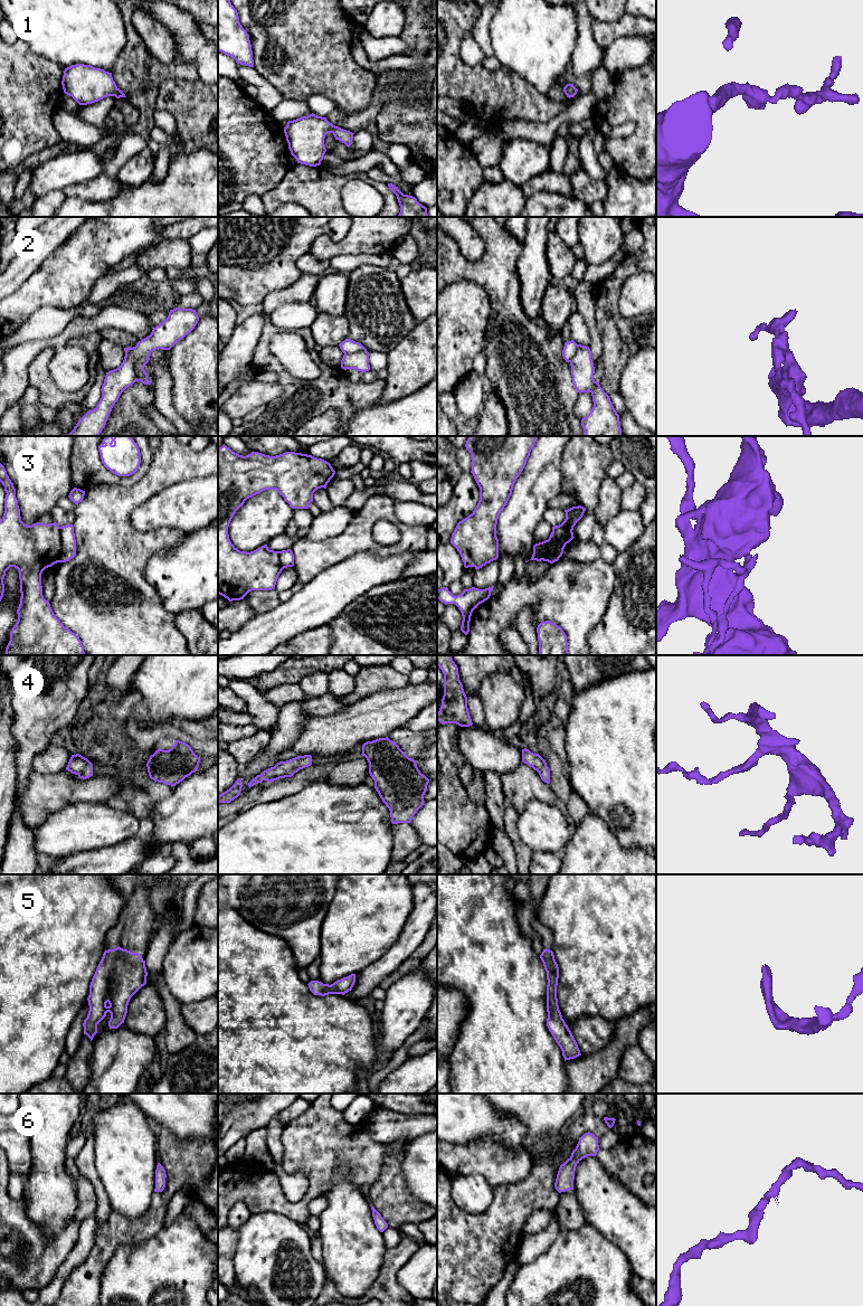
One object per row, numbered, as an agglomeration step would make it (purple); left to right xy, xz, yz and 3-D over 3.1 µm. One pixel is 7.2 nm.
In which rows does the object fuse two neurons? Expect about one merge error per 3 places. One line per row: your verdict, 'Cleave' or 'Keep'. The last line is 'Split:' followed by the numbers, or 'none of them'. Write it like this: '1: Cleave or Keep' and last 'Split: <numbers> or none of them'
1: Keep
2: Cleave
3: Cleave
4: Keep
5: Keep
6: Keep
Split: 2, 3

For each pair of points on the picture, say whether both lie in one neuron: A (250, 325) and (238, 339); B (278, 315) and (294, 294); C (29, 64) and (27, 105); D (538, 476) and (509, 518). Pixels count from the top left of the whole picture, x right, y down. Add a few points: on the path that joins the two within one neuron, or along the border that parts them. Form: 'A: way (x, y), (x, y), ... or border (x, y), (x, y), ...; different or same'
A: way (248, 329), (242, 336); same
B: border (312, 300), (283, 303), (269, 314); different
C: way (27, 74), (27, 95); same
D: way (537, 486), (533, 493), (519, 508); same

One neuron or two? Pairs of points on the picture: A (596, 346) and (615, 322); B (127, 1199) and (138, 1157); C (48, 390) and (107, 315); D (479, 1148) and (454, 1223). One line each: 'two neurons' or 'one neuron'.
A: two neurons
B: one neuron
C: two neurons
D: two neurons

